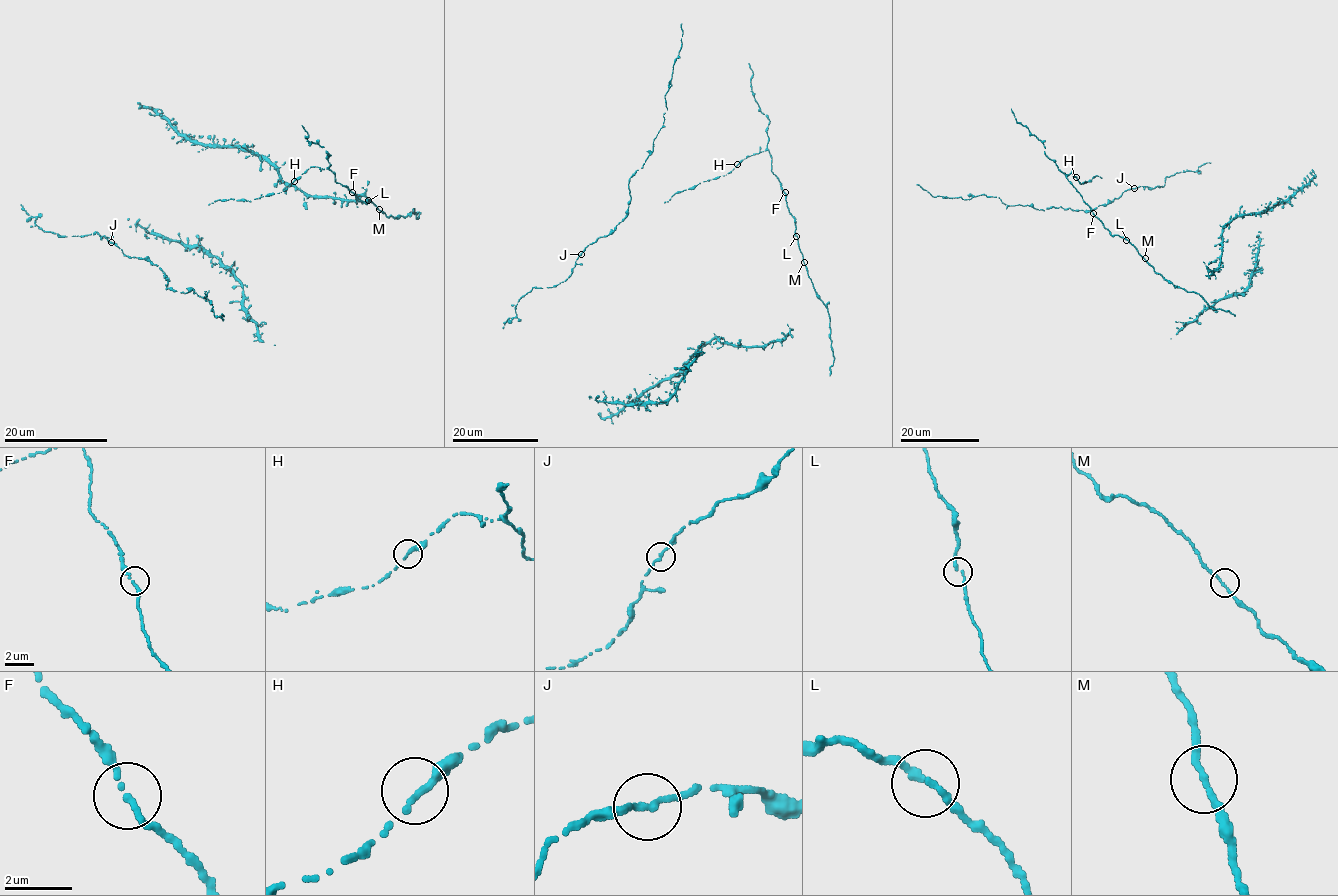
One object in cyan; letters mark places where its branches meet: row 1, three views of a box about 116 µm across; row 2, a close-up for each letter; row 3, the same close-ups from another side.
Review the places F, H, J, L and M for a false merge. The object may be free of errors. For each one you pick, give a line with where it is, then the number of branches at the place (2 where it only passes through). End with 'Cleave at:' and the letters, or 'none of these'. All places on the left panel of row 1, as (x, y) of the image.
Cleave at: none of these

